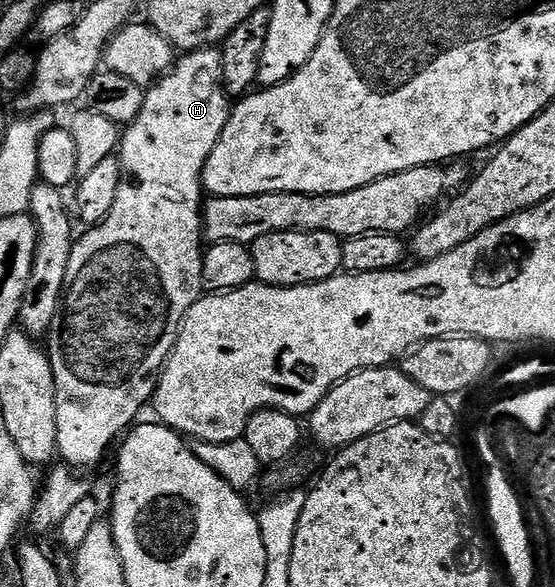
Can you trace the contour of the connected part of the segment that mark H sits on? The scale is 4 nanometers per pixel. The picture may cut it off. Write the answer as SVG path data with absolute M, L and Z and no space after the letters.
M204 47L201 51L189 51L175 60L174 66L167 75L160 76L151 87L144 92L144 104L138 117L123 128L118 148L118 158L122 177L118 185L118 197L114 197L114 209L102 222L89 226L84 236L77 238L72 245L70 265L66 269L66 285L64 298L60 305L60 314L52 323L52 330L46 336L46 350L52 360L52 372L56 382L56 404L58 405L58 441L56 450L59 458L73 469L88 467L96 463L108 451L112 442L115 444L137 422L136 414L150 400L156 390L156 380L164 370L164 362L174 349L176 338L180 332L186 313L205 294L202 281L202 261L205 248L202 244L202 176L204 166L222 133L226 129L226 121L230 110L230 96L224 90L222 77L222 54L216 47Z

